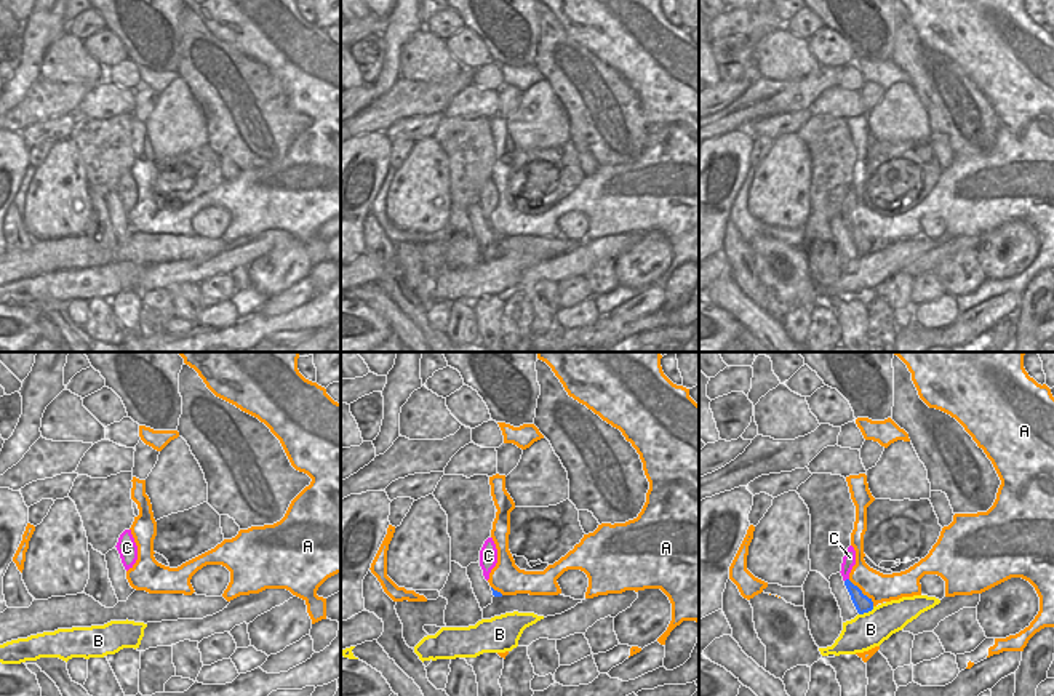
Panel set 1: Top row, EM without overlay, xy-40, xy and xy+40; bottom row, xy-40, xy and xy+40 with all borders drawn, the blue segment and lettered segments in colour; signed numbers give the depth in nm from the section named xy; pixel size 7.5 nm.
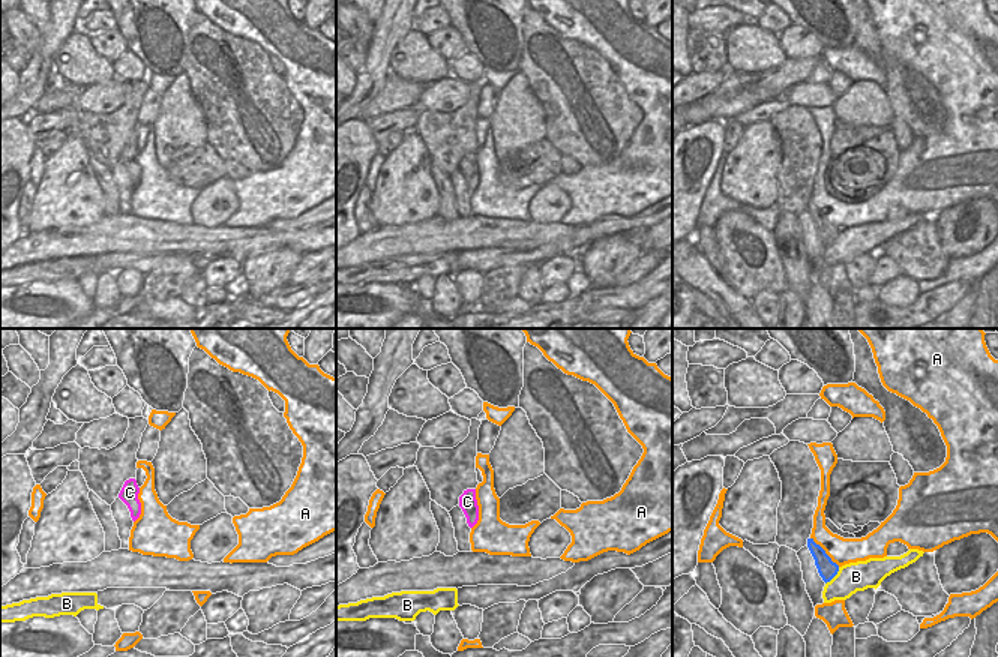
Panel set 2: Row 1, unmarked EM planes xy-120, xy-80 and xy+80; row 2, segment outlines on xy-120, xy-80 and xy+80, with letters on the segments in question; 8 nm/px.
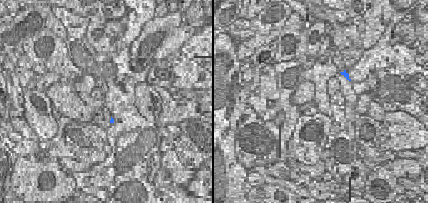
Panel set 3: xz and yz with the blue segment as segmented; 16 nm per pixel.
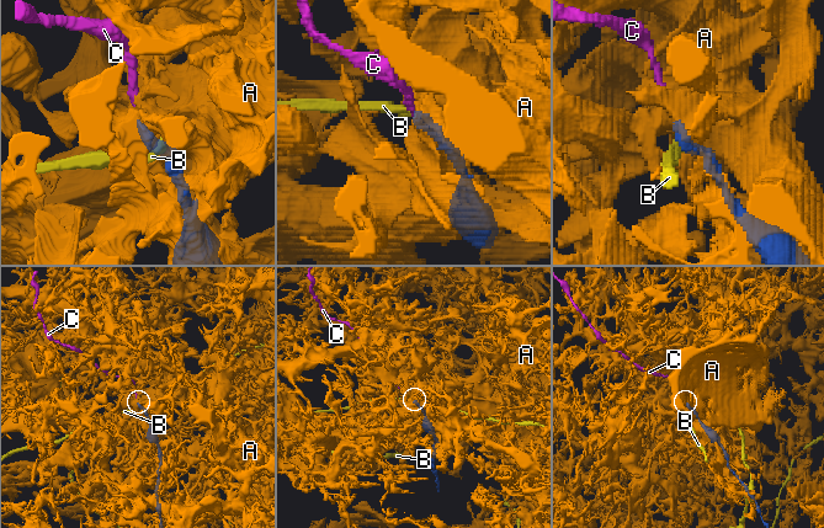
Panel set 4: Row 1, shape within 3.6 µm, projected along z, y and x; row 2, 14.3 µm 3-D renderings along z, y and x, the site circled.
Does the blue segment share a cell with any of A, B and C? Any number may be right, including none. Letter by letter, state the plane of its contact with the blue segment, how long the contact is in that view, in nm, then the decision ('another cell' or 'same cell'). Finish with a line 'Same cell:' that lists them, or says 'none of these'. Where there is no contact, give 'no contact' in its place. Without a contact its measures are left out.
A: xy+40 | 280 nm | another cell
B: xy+40 | 140 nm | another cell
C: xy+40 | 50 nm | same cell
Same cell: C

